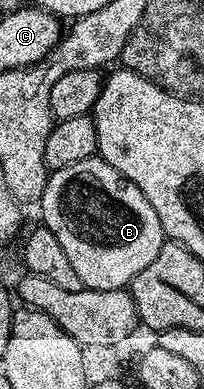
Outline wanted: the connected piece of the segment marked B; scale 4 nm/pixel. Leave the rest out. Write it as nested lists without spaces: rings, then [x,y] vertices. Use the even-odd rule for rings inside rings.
[[[93,156],[86,160],[78,160],[78,164],[70,164],[70,168],[62,168],[49,173],[44,195],[40,197],[38,209],[42,217],[42,225],[54,232],[58,244],[66,251],[70,265],[78,271],[85,288],[90,290],[123,290],[158,256],[164,247],[165,237],[162,224],[158,220],[158,212],[150,208],[150,200],[142,196],[142,192],[118,168],[106,164],[106,160]]]

